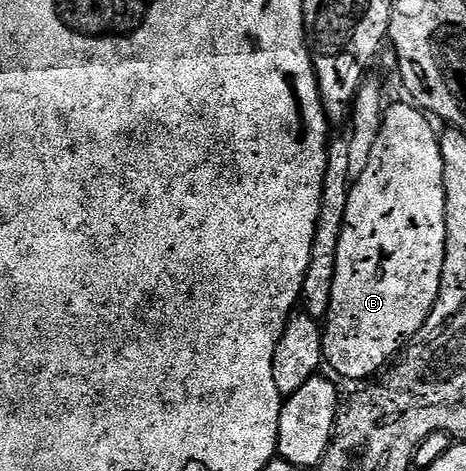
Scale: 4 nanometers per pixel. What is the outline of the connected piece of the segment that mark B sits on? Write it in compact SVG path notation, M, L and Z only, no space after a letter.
M404 102L398 103L397 106L389 105L383 111L383 129L378 132L366 170L358 181L351 183L344 226L341 228L341 238L338 240L333 292L330 296L328 315L322 322L323 361L328 366L332 365L333 372L341 374L344 378L368 380L379 375L389 365L390 360L395 359L415 339L412 337L420 329L422 331L425 329L430 312L434 308L434 300L438 296L438 284L442 280L442 260L446 256L446 192L440 140L437 131L432 131L431 124L427 122L428 118L415 105Z

